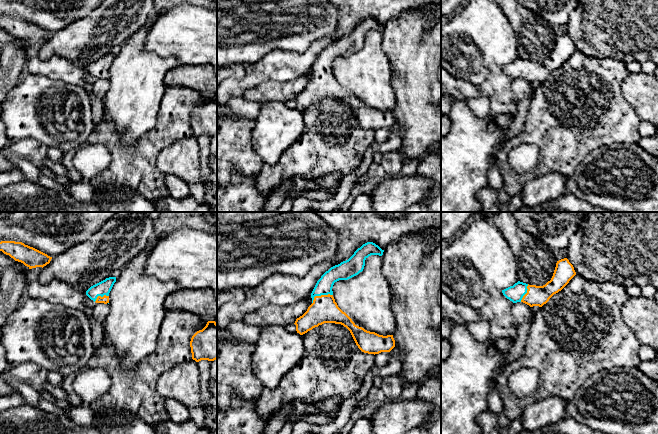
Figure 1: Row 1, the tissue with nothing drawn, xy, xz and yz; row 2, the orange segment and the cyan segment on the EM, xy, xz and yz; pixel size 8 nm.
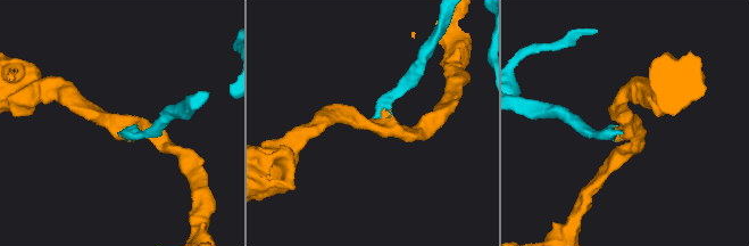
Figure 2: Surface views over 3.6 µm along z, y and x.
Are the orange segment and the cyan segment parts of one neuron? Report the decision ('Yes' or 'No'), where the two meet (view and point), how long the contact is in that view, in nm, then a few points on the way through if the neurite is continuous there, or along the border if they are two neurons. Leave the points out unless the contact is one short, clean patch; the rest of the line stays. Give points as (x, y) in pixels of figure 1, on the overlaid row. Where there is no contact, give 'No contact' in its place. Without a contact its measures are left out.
Yes. Touches orange at xz (321, 295). Shared border 180 nm. Path across: xz (324, 309), (321, 295), (324, 285)

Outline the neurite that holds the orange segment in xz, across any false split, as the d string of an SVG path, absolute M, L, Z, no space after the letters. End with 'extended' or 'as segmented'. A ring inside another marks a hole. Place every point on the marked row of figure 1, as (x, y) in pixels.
M367 242L358 248L346 261L331 267L317 281L312 293L312 304L307 311L296 319L296 331L300 335L307 333L324 323L341 324L346 327L358 348L368 354L390 352L395 347L393 335L379 335L357 326L343 312L333 297L333 285L339 280L348 280L363 271L365 260L371 255L383 255L382 250L373 242Z; extended

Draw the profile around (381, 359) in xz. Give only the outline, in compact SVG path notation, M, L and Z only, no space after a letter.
M395 343L395 347L390 352L381 352L379 354L375 354L375 367L382 368L386 366L391 357L397 357L400 360L403 357L403 351L397 343Z

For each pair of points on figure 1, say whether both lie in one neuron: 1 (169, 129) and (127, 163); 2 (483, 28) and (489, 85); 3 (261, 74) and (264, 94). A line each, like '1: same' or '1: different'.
1: same
2: different
3: different

